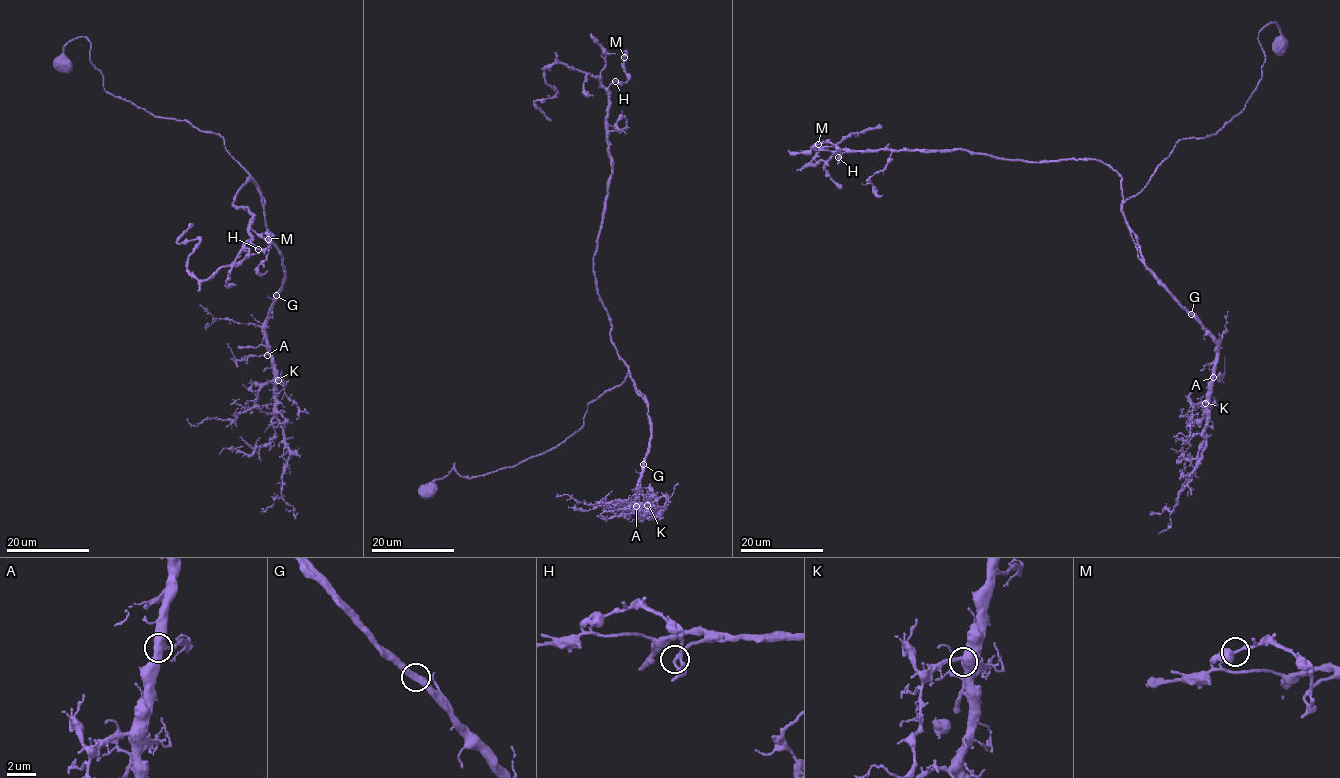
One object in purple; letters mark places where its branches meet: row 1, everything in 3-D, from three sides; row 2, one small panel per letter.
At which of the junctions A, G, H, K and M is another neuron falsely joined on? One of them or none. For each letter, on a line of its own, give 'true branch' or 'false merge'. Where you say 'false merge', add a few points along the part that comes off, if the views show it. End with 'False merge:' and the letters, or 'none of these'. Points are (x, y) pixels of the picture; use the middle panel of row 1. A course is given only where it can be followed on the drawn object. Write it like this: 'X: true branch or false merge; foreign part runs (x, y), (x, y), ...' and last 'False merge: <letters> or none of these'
A: true branch
G: true branch
H: true branch
K: true branch
M: true branch
False merge: none of these

